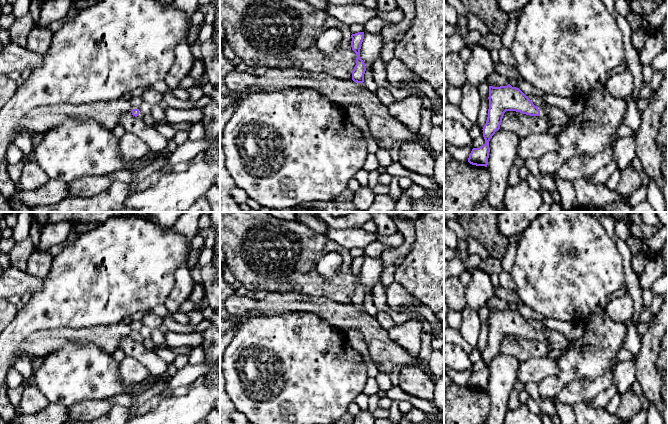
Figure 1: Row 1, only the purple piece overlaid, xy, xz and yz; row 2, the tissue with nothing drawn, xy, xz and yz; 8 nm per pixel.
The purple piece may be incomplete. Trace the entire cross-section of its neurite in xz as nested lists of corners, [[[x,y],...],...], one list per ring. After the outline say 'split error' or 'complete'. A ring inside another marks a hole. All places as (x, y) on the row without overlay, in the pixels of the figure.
[[[358,256],[351,259],[352,265],[351,265],[351,271],[352,274],[356,277],[356,289],[352,295],[352,304],[355,306],[355,308],[359,312],[365,313],[365,307],[364,307],[364,298],[366,295],[365,287],[360,281],[360,273],[361,268],[364,263],[364,256]]] | split error

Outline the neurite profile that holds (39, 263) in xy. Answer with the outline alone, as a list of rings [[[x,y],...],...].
[[[34,250],[27,261],[26,272],[35,277],[45,278],[50,270],[54,256],[46,251]]]

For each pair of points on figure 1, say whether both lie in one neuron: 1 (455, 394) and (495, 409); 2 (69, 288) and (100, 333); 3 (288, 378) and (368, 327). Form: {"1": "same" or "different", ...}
{"1": "different", "2": "different", "3": "different"}

